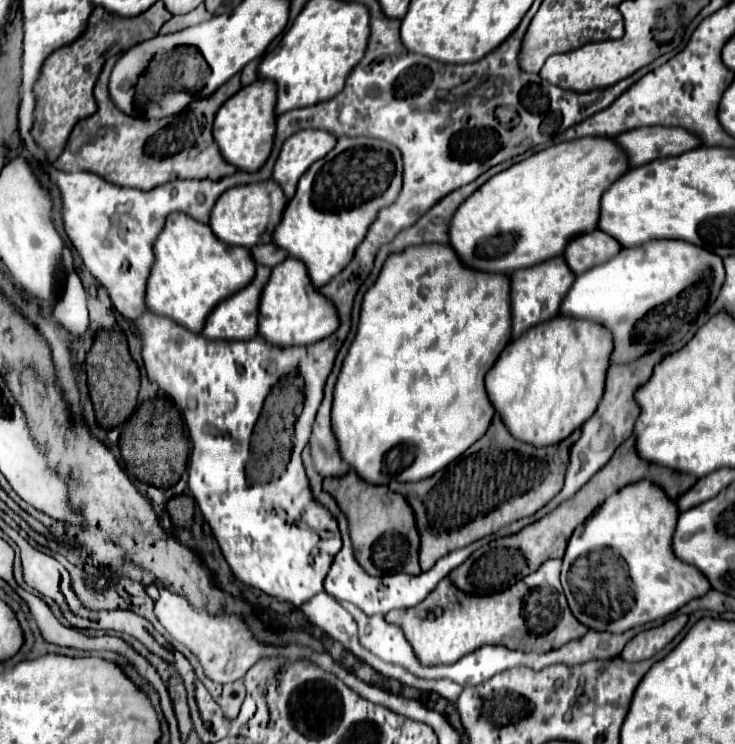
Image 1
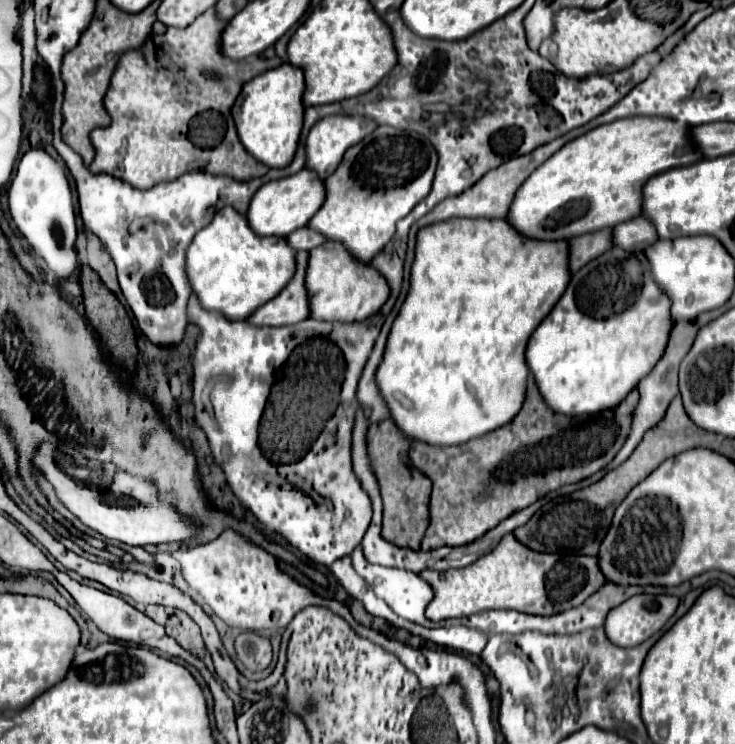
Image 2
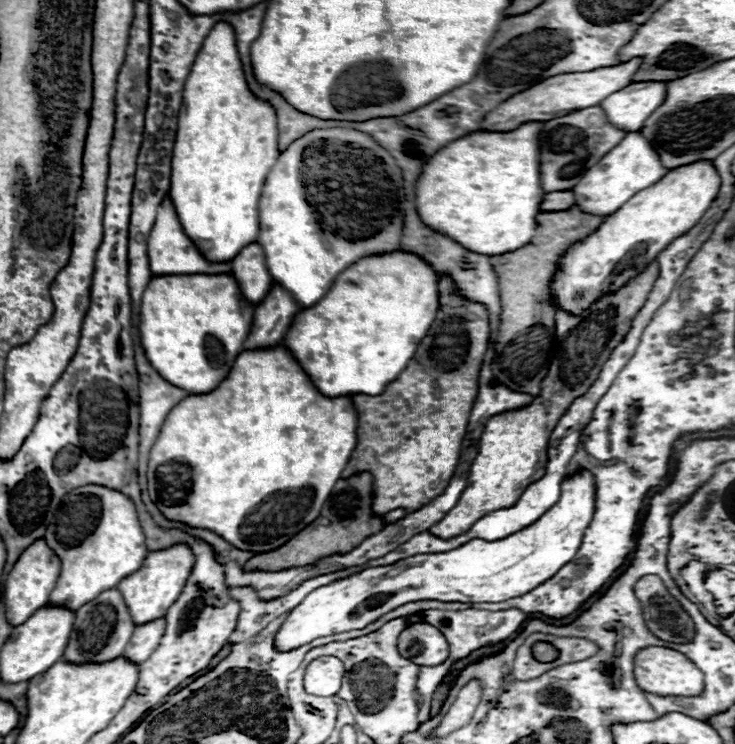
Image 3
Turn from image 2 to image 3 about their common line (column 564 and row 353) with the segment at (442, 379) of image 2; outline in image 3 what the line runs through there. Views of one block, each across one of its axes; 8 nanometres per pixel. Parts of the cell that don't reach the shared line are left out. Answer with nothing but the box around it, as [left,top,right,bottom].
[148,346,356,554]

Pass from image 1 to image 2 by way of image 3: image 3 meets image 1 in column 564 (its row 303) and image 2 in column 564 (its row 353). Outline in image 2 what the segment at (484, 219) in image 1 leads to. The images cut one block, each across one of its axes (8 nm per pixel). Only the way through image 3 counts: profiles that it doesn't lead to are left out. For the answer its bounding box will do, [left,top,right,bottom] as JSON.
[506,118,702,240]

